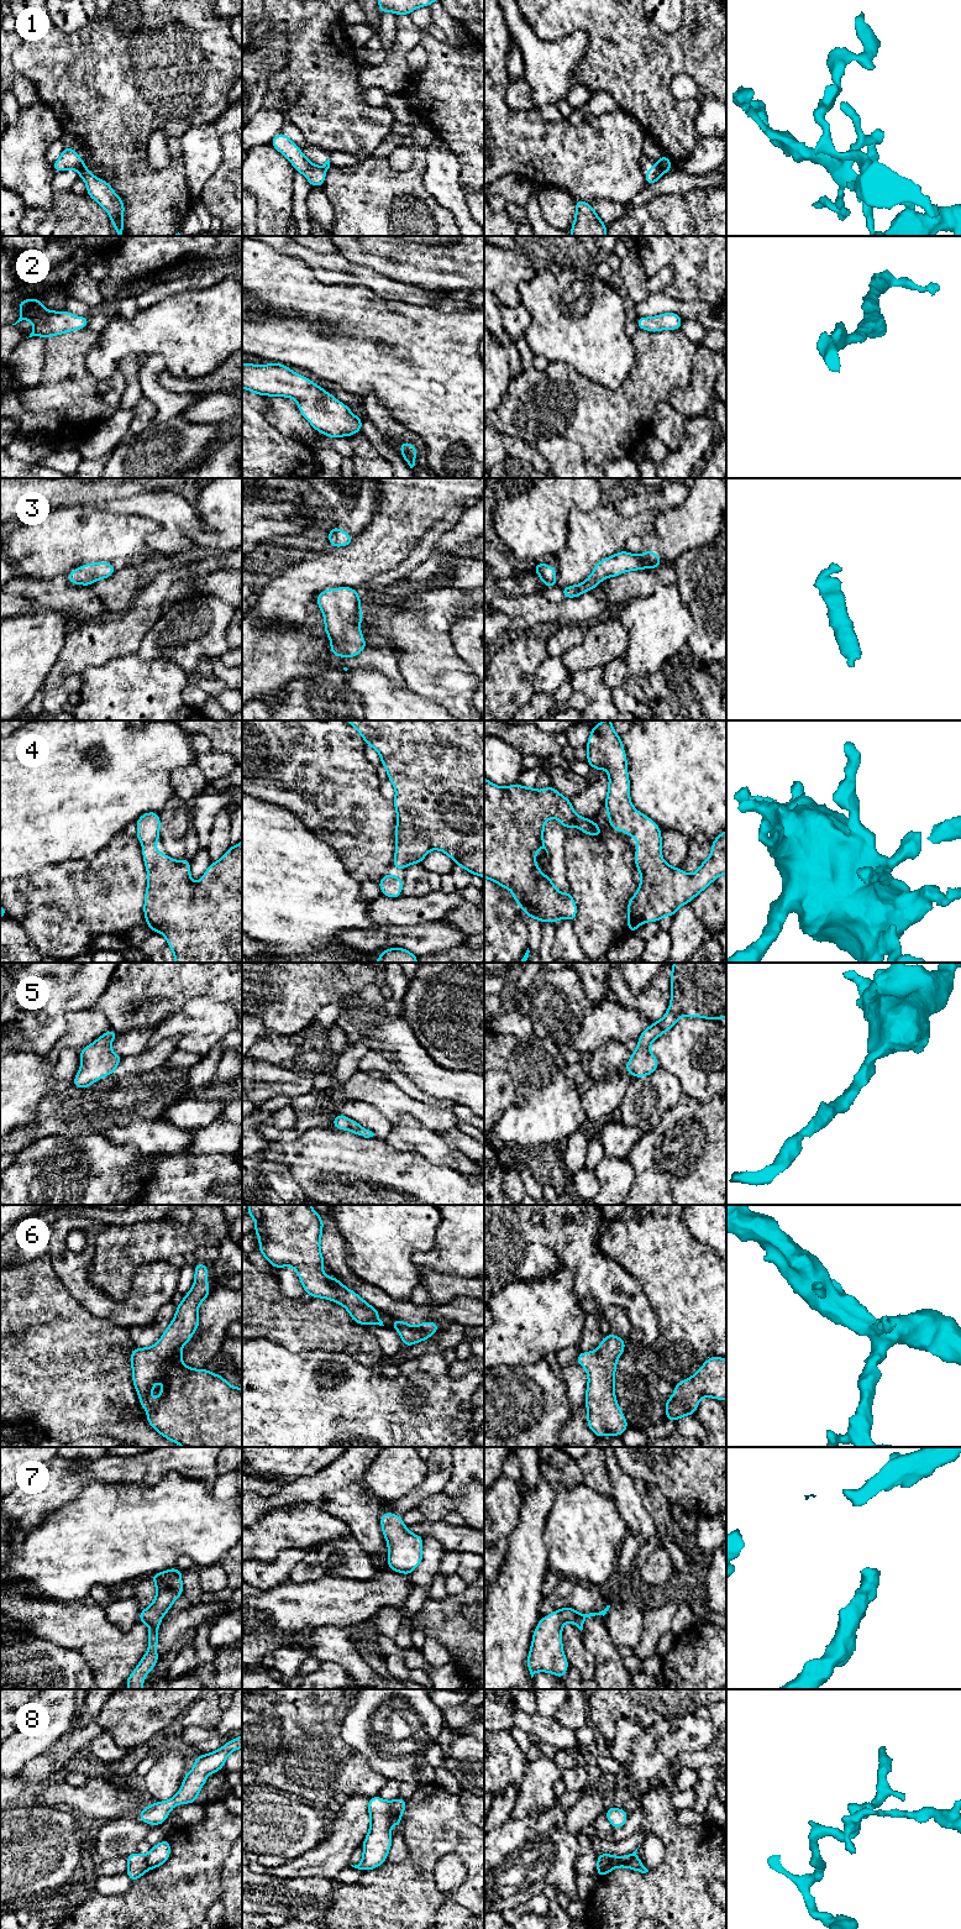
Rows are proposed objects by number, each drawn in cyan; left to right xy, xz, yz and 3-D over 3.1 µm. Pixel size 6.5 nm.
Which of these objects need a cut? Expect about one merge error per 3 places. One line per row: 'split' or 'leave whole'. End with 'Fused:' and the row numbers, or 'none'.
1: split
2: leave whole
3: leave whole
4: leave whole
5: leave whole
6: leave whole
7: leave whole
8: split
Fused: 1, 8

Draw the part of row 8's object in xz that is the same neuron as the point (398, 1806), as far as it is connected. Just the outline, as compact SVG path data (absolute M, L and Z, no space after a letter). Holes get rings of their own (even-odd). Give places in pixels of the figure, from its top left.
M398 1797L390 1802L392 1817L390 1821L394 1826L399 1826L401 1823L401 1814L406 1808L408 1800Z

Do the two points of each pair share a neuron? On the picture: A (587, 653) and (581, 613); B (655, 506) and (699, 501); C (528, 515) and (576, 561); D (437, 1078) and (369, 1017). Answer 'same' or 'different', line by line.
A: different
B: different
C: different
D: same

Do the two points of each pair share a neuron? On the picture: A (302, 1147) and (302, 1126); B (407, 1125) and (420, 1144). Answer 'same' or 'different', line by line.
A: different
B: same

